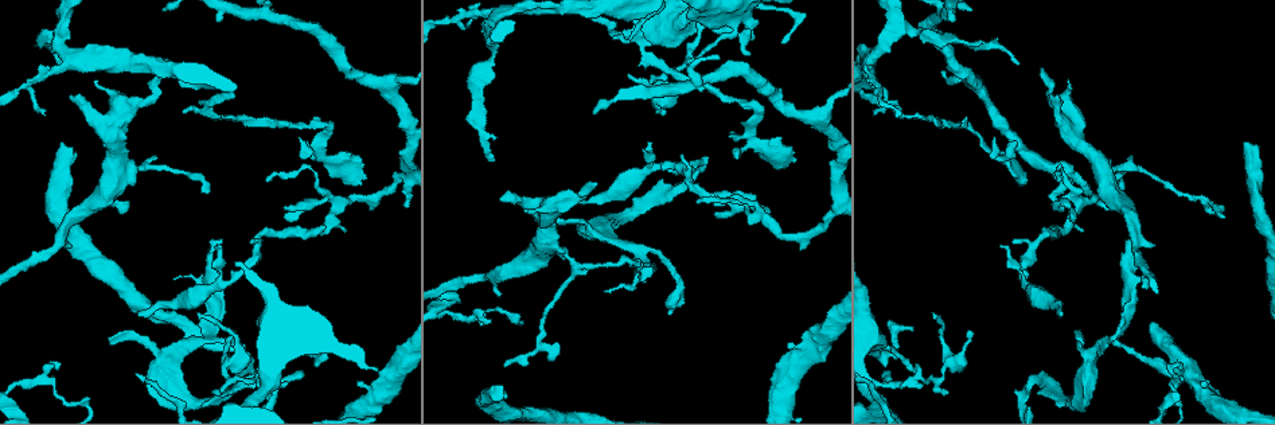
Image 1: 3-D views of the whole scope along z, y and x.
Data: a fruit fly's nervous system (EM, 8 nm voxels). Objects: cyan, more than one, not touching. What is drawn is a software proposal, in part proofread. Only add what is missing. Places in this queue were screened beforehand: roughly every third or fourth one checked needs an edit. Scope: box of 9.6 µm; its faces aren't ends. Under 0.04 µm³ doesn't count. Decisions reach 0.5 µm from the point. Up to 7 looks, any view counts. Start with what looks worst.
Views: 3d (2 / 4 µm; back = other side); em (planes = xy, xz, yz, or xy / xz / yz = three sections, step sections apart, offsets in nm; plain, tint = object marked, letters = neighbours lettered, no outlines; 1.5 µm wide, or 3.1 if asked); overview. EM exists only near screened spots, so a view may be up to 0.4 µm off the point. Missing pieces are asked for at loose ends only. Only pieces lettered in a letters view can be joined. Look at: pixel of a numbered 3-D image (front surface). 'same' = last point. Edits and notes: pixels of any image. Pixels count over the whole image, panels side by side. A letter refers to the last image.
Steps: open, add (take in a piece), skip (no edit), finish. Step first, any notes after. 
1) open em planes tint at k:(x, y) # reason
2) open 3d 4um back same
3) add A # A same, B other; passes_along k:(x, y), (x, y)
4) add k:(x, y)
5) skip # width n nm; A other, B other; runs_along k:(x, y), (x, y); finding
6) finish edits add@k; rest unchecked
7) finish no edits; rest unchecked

open em planes plain at 1:(365, 178) # free end

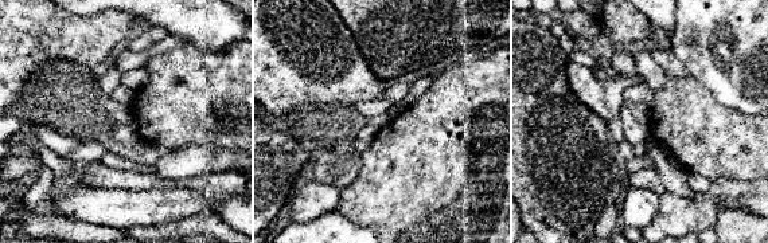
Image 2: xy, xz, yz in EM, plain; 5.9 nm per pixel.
open em planes letters same

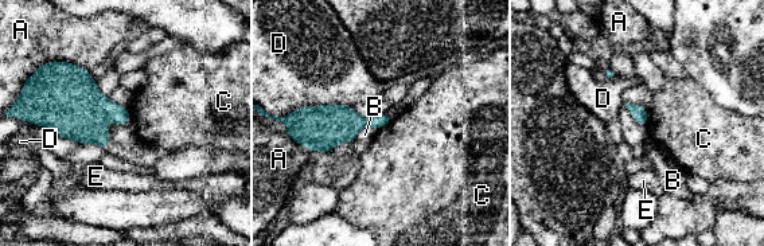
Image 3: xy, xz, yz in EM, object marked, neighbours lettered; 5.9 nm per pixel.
skip # longest_contact D 400 nm; A other, B other, C other, D other, E other; border 3:(127, 108), (132, 121); no lettered piece goes on from it

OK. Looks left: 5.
open em planes plain at 1:(1017, 62) # free end

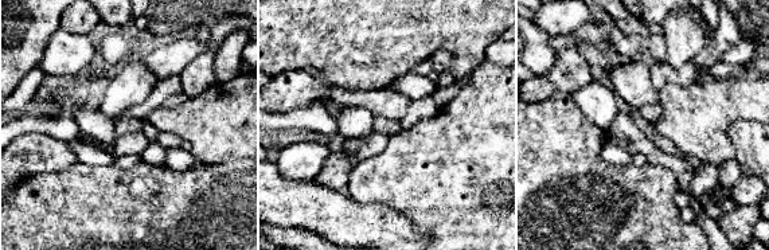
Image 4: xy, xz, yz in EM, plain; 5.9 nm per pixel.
open em planes letters same

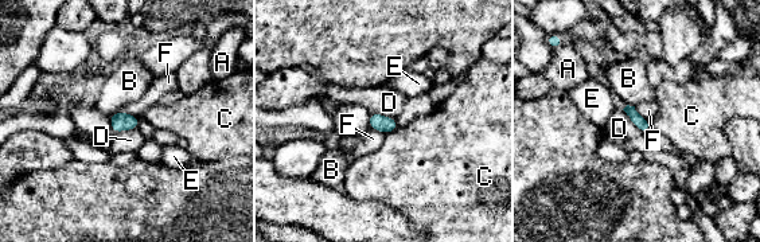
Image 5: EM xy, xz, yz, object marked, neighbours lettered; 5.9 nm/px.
skip # width 80 nm; longest_contact D 160 nm; A other, B other, C other, D other, E other, F other; no lettered piece goes on from it

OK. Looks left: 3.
open 3d 4um at 1:(1211, 211) # an open end

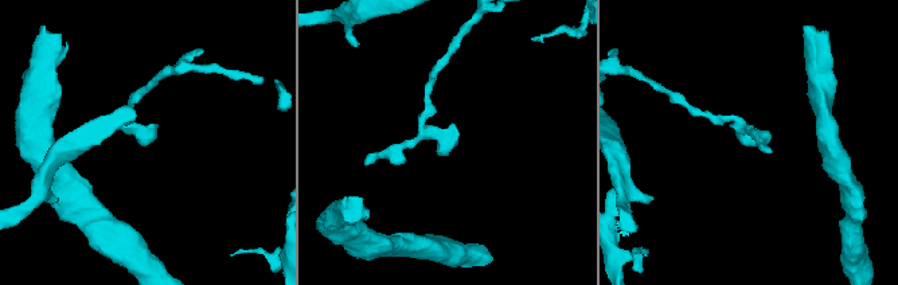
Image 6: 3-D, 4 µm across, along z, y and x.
open em planes plain at 6:(138, 142)

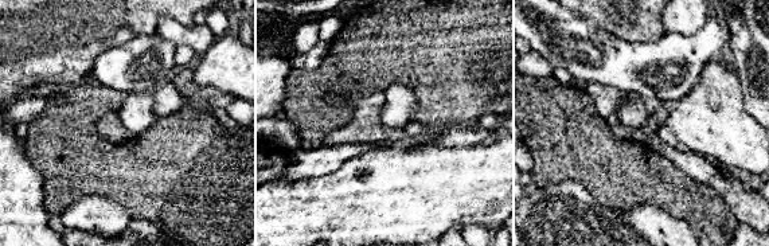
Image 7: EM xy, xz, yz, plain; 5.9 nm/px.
open em planes letters same

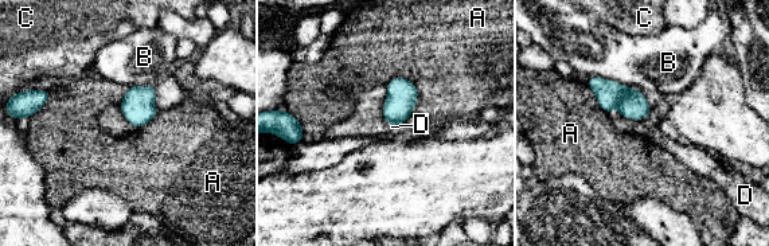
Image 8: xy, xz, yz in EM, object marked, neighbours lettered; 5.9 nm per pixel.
skip # width 180 nm; longest_contact A 260 nm; A other, B other, C other, D other; none of them fits

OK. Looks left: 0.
finish no edits; rest unchecked

